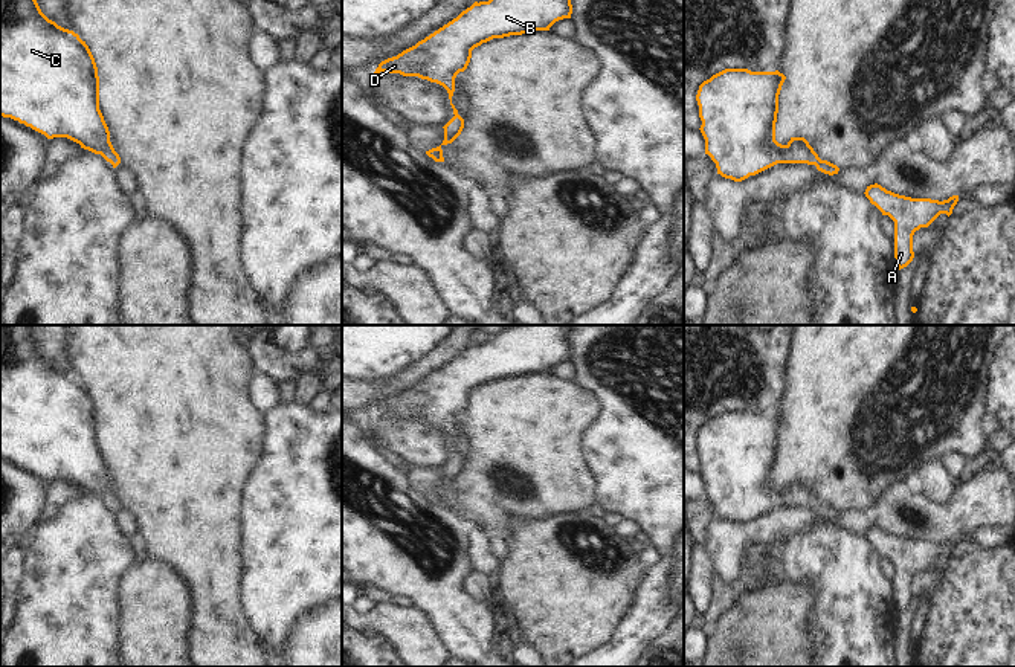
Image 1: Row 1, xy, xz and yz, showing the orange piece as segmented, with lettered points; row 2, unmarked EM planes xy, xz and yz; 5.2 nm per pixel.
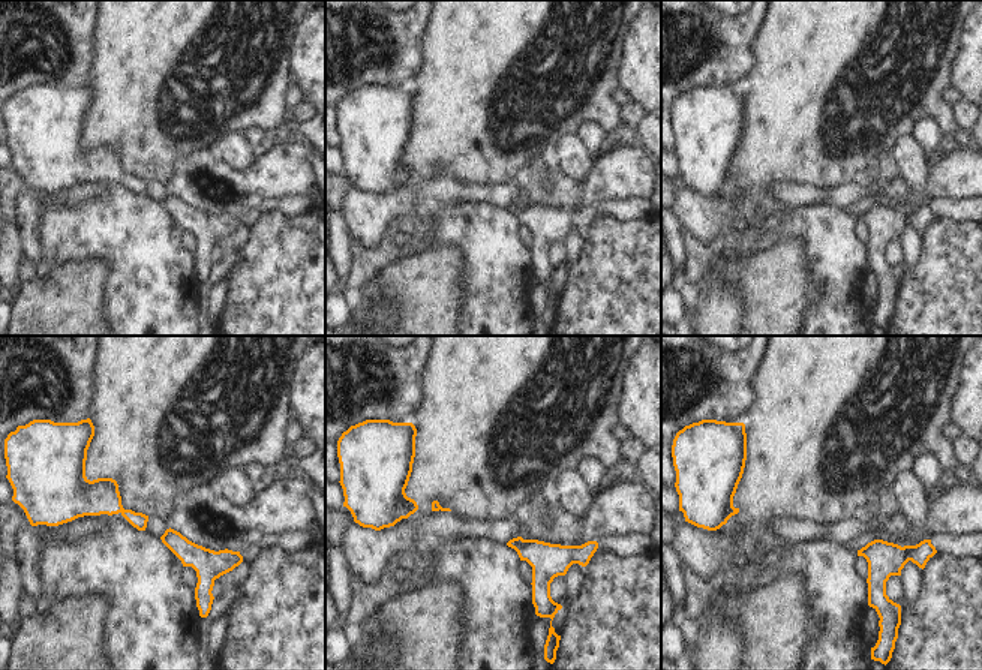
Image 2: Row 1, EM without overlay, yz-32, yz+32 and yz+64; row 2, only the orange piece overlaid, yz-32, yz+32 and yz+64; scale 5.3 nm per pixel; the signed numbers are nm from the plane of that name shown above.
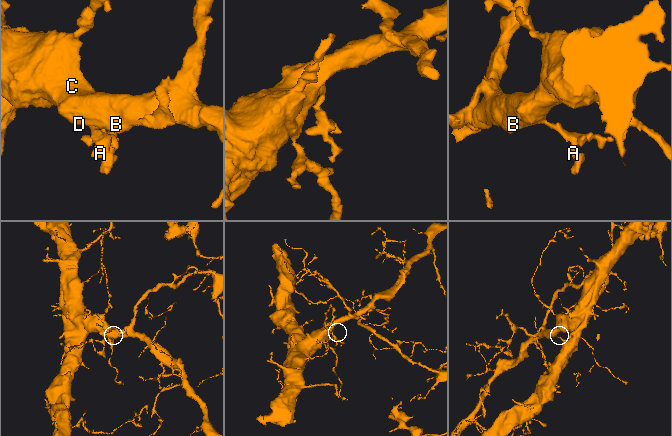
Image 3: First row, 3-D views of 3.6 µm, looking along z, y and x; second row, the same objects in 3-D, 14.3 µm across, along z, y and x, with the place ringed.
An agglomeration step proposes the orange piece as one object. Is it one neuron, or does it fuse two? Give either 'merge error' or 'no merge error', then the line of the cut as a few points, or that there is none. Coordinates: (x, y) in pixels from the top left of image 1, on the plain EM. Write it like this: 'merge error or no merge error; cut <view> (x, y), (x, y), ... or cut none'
no merge error; cut none

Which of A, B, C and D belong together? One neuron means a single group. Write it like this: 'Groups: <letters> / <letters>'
Groups: A B C D.

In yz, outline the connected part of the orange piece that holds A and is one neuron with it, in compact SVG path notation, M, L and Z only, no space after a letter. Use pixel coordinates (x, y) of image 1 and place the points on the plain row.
M875 525L867 528L865 539L882 557L894 563L894 600L897 611L907 609L913 600L913 577L920 569L928 569L940 556L952 556L959 537L939 543L931 540L911 540L887 533Z

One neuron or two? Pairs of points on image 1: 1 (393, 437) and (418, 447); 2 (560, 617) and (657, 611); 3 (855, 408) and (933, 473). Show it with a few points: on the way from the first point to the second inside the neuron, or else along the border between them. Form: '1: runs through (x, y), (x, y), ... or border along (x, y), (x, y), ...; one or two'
1: runs through (399, 437), (412, 441); one
2: border along (634, 606), (611, 643); two
3: border along (942, 458), (930, 458), (916, 470); two

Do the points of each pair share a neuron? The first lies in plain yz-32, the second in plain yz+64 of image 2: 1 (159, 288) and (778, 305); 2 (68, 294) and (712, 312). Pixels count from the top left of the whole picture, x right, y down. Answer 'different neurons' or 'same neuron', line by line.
1: different neurons
2: different neurons

